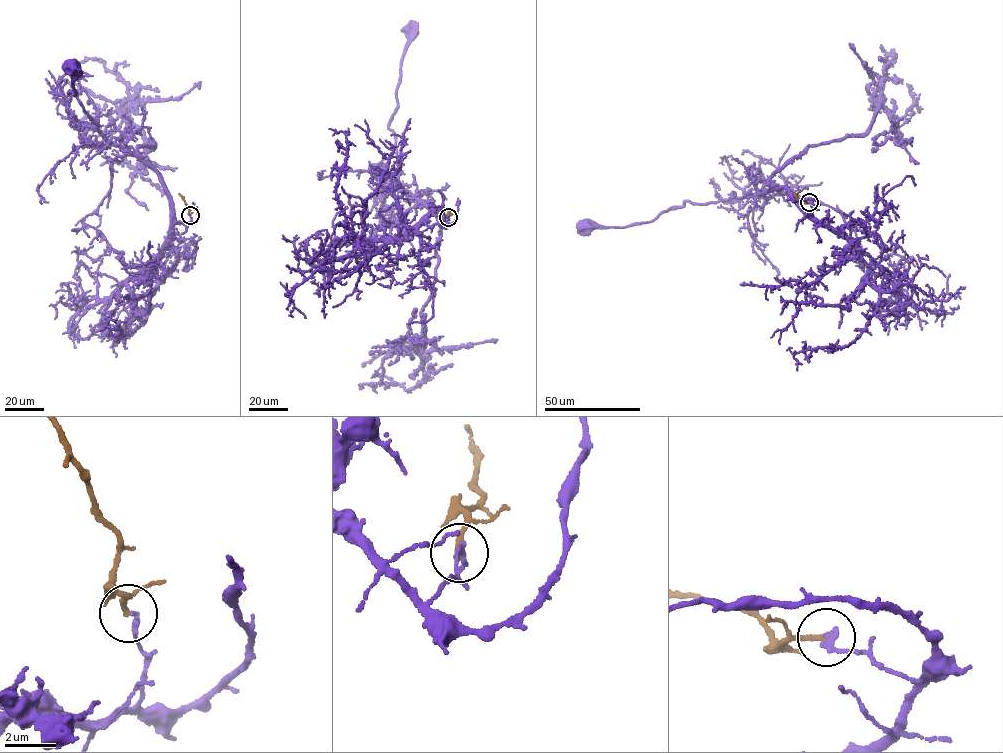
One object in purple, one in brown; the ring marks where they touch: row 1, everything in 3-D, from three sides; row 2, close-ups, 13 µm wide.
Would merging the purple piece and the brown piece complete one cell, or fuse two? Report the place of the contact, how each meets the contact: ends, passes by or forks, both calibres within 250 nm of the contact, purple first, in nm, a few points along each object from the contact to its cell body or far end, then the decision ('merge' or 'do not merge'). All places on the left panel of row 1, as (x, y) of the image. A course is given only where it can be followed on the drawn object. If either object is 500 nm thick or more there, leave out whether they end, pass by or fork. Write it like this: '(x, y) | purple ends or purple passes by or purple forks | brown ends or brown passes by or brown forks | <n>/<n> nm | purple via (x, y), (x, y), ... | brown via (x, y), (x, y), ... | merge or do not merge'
(190, 215) | purple ends | brown ends | 240/220 nm | purple via (190, 215), (190, 222), (177, 223), (162, 178), (103, 135), (68, 93), (75, 93), (73, 66) | brown via (190, 215), (179, 193) | do not merge

